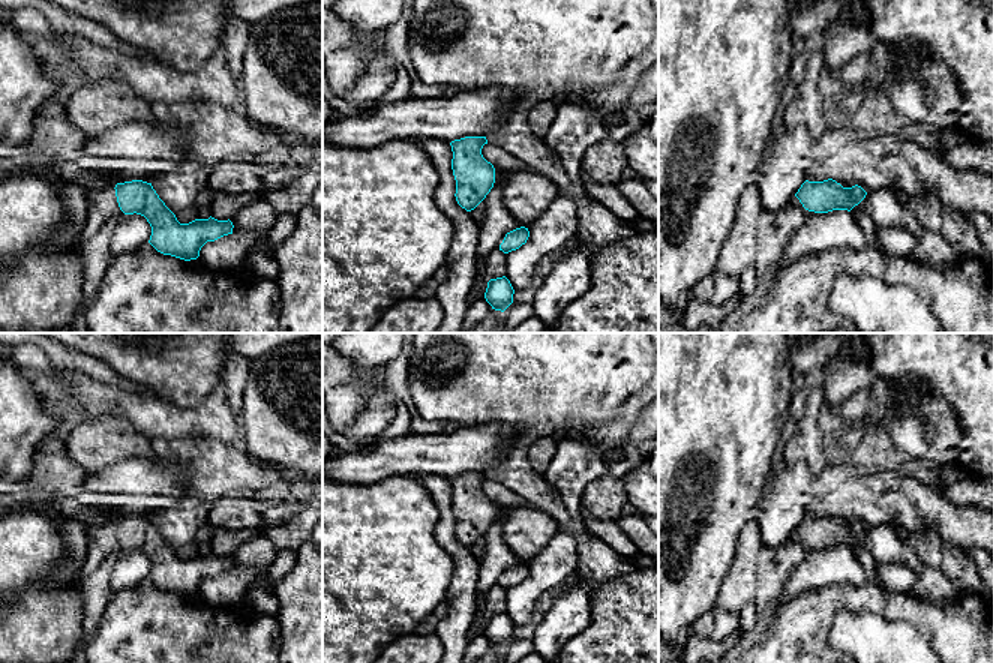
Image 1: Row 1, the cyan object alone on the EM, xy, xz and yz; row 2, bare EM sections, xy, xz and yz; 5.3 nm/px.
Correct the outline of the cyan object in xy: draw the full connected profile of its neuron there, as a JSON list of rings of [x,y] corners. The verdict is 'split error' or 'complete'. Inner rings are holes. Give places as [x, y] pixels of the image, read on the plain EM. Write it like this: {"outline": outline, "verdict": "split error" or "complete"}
{"outline": [[[132,516],[116,520],[116,532],[124,550],[141,550],[152,562],[148,579],[160,590],[184,597],[196,596],[207,578],[232,570],[232,558],[214,554],[180,560],[159,534],[152,519]]], "verdict": "complete"}

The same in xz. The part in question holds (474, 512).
{"outline": [[[465,472],[450,478],[452,506],[456,516],[454,532],[466,548],[474,546],[495,519],[495,504],[482,490],[484,480],[488,480],[486,472]]], "verdict": "complete"}

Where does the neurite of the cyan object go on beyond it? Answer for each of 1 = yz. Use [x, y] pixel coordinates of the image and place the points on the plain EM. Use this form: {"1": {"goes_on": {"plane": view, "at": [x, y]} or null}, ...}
{"1": {"goes_on": null}}

